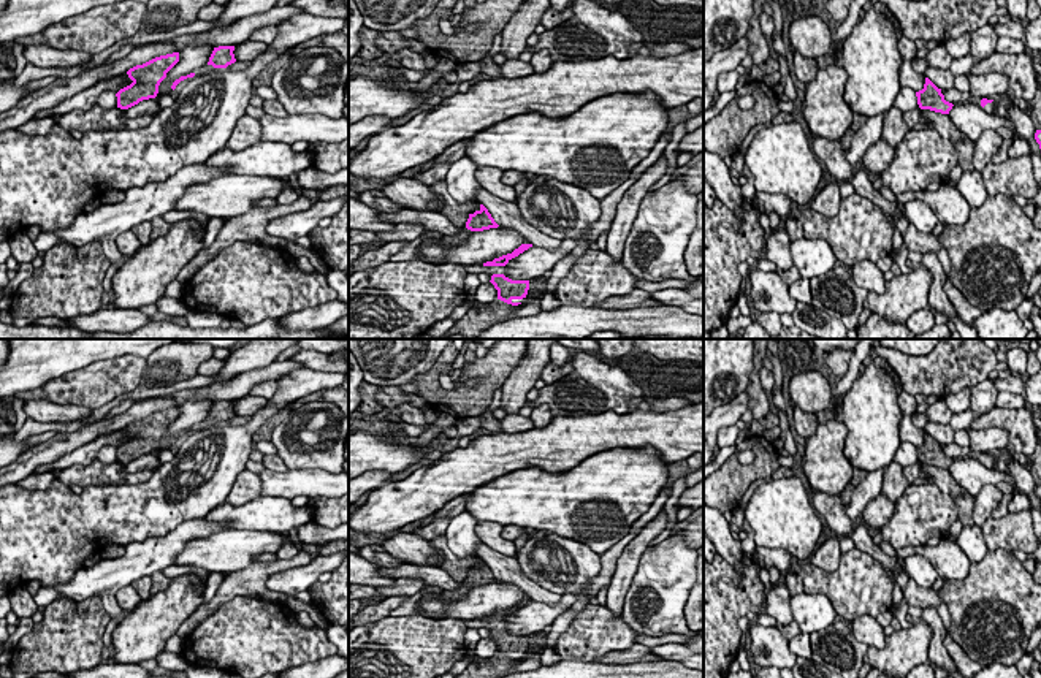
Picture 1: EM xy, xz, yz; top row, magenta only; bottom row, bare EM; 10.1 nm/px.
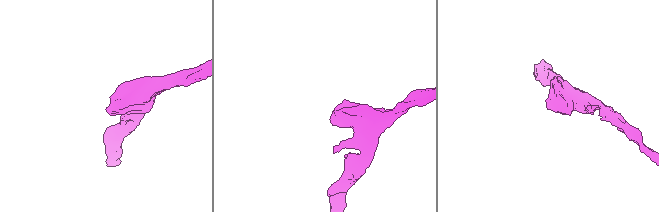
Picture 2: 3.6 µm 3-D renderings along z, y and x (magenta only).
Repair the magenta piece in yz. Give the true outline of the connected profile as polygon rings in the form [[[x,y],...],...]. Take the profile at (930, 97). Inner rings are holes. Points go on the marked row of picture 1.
[[[925,78],[924,89],[916,92],[921,109],[930,109],[941,114],[949,114],[952,103],[944,100],[941,89],[938,89],[929,78]]]

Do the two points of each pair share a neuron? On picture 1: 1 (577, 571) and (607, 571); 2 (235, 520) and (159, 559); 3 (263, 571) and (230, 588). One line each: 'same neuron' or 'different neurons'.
1: different neurons
2: different neurons
3: same neuron

